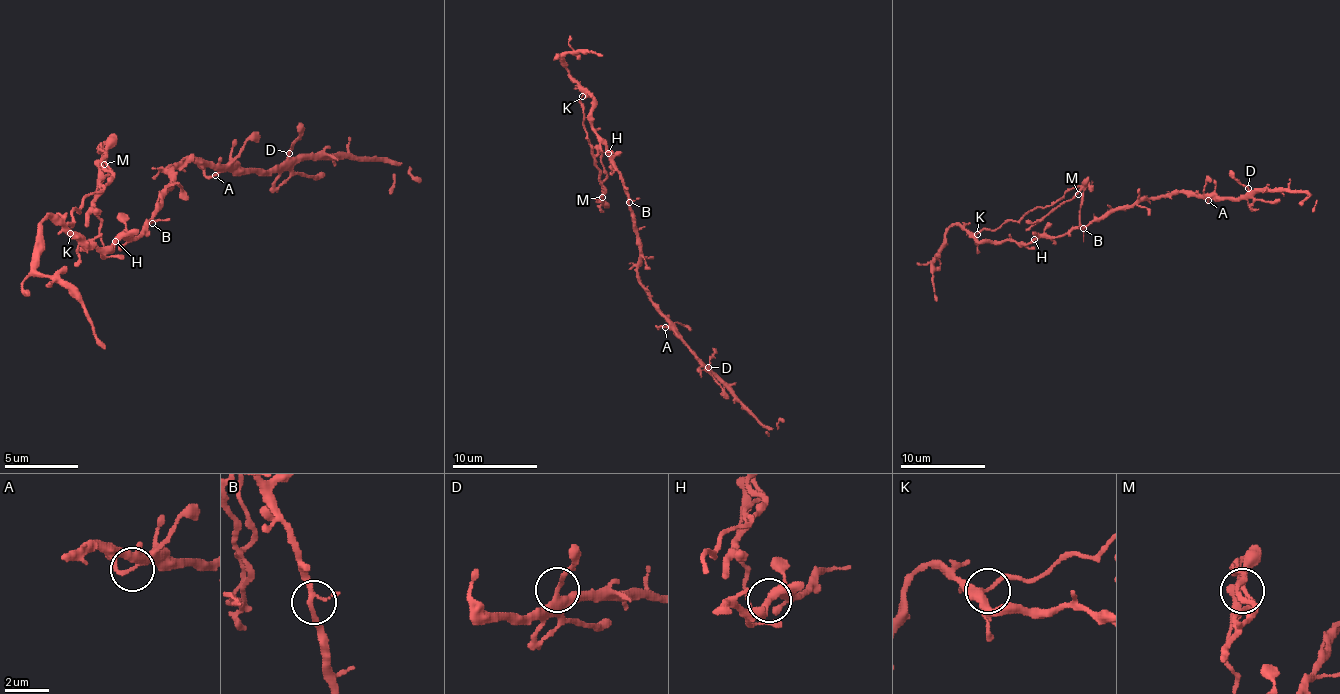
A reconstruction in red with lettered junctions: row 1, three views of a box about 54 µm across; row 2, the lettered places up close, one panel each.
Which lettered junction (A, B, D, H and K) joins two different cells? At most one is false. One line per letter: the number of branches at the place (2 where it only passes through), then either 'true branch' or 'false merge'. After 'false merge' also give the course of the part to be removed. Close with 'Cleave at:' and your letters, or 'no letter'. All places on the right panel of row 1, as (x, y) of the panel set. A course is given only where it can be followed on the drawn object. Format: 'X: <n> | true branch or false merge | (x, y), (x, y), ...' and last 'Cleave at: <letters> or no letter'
A: 3 | true branch
B: 3 | true branch
D: 3 | true branch
H: 3 | true branch
K: 3 | false merge | (976, 234), (1008, 222), (1017, 222), (1036, 207), (1068, 200), (1080, 192), (1083, 241)
Cleave at: K

